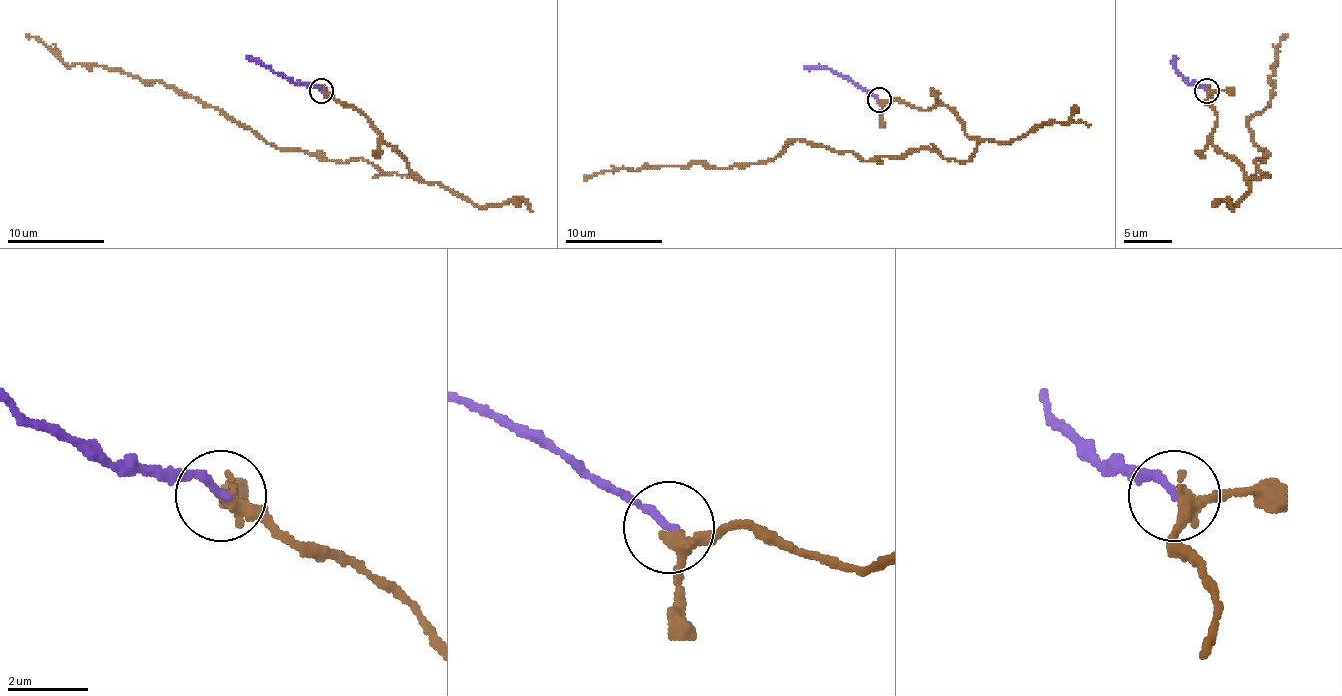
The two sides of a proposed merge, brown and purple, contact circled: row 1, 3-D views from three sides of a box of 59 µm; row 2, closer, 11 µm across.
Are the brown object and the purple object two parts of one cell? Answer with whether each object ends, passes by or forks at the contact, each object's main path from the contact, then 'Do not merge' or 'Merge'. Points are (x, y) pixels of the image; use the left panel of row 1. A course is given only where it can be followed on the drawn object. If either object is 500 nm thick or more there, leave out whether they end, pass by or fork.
At the ring brown passes by. At the ring purple ends. Course of brown: (322, 90), (353, 104), (418, 177), (275, 148), (157, 80), (65, 66), (26, 34). Course of purple: (322, 90), (297, 85), (246, 56). Merge

